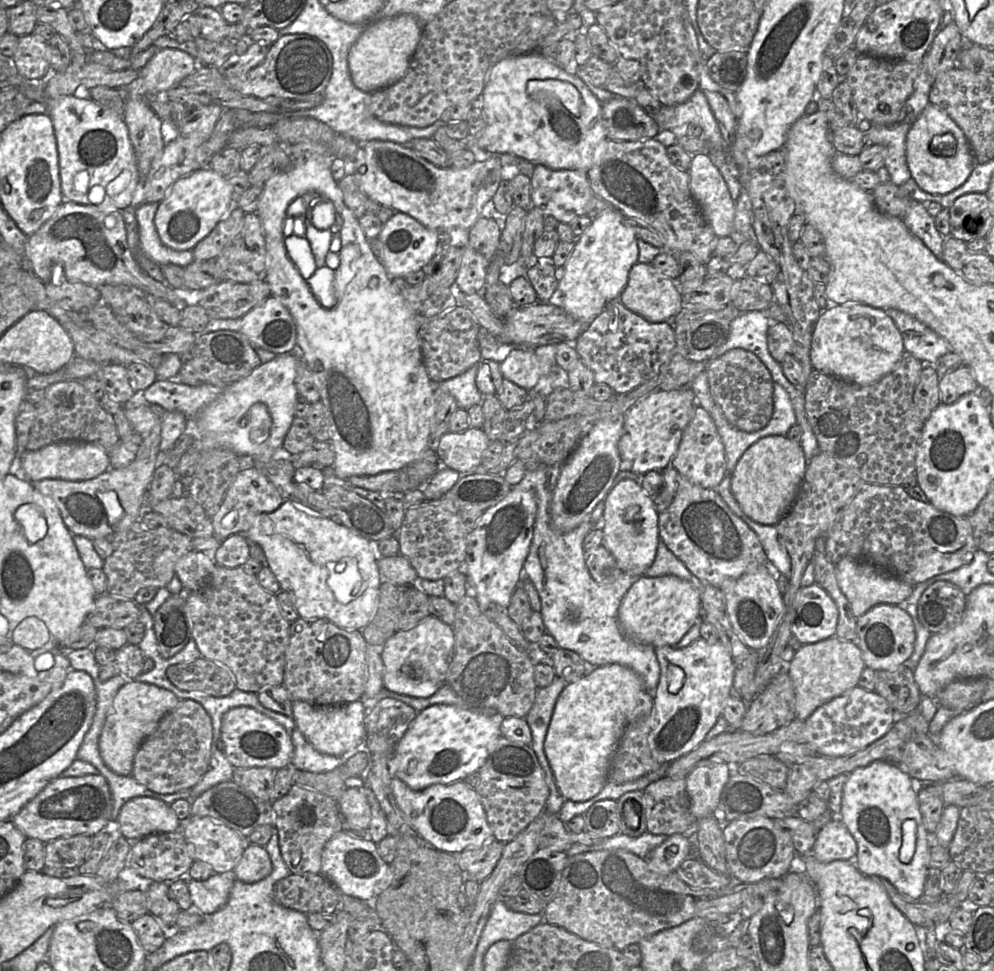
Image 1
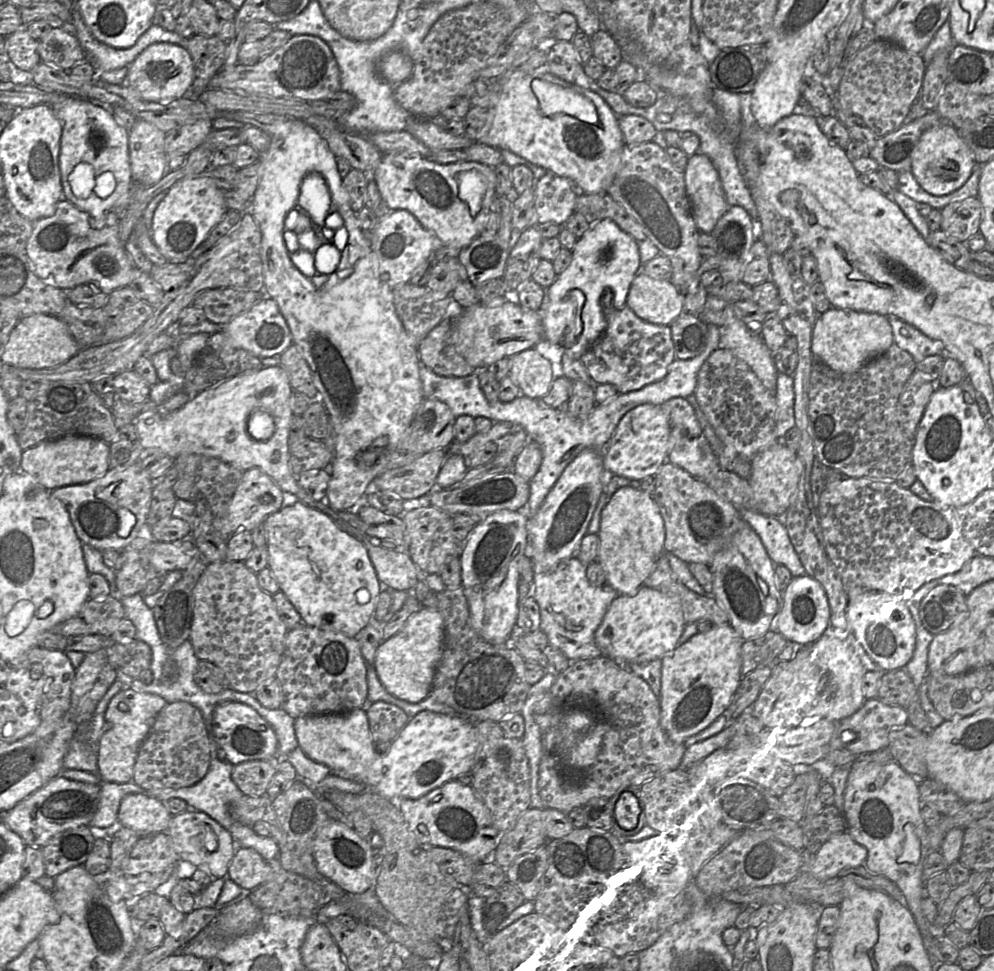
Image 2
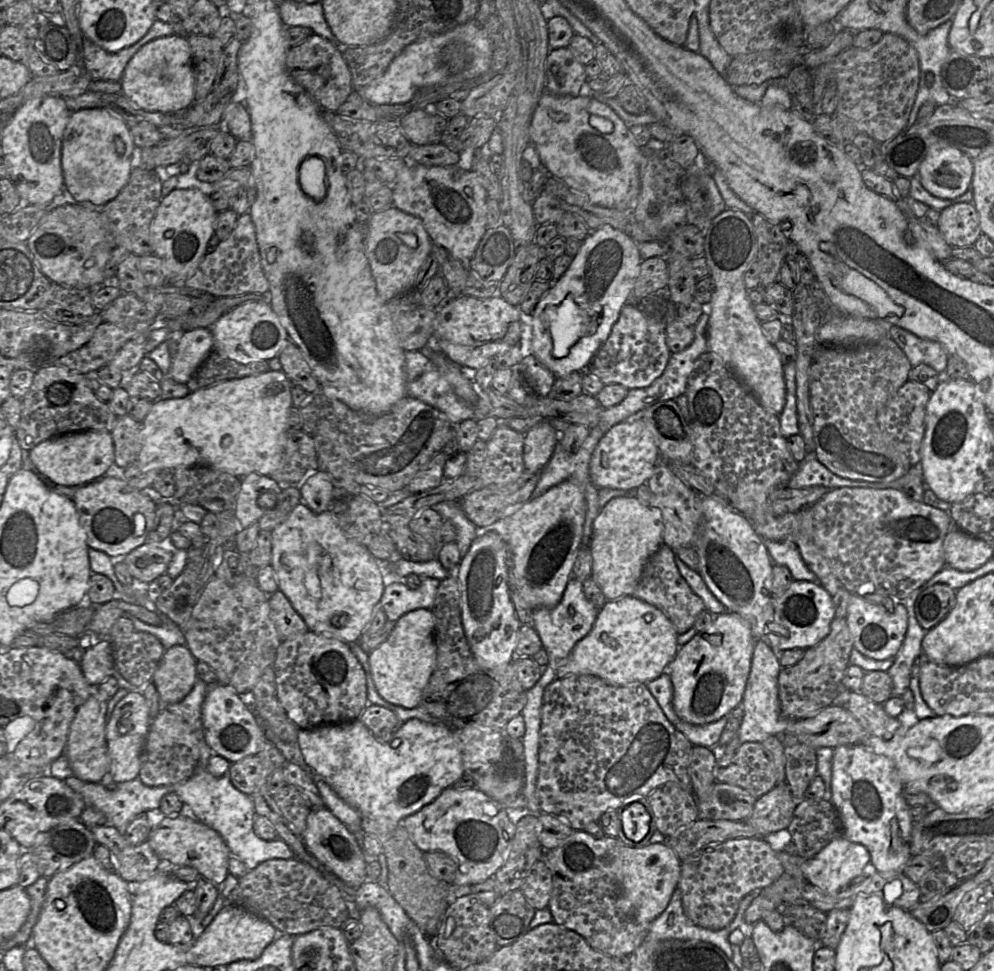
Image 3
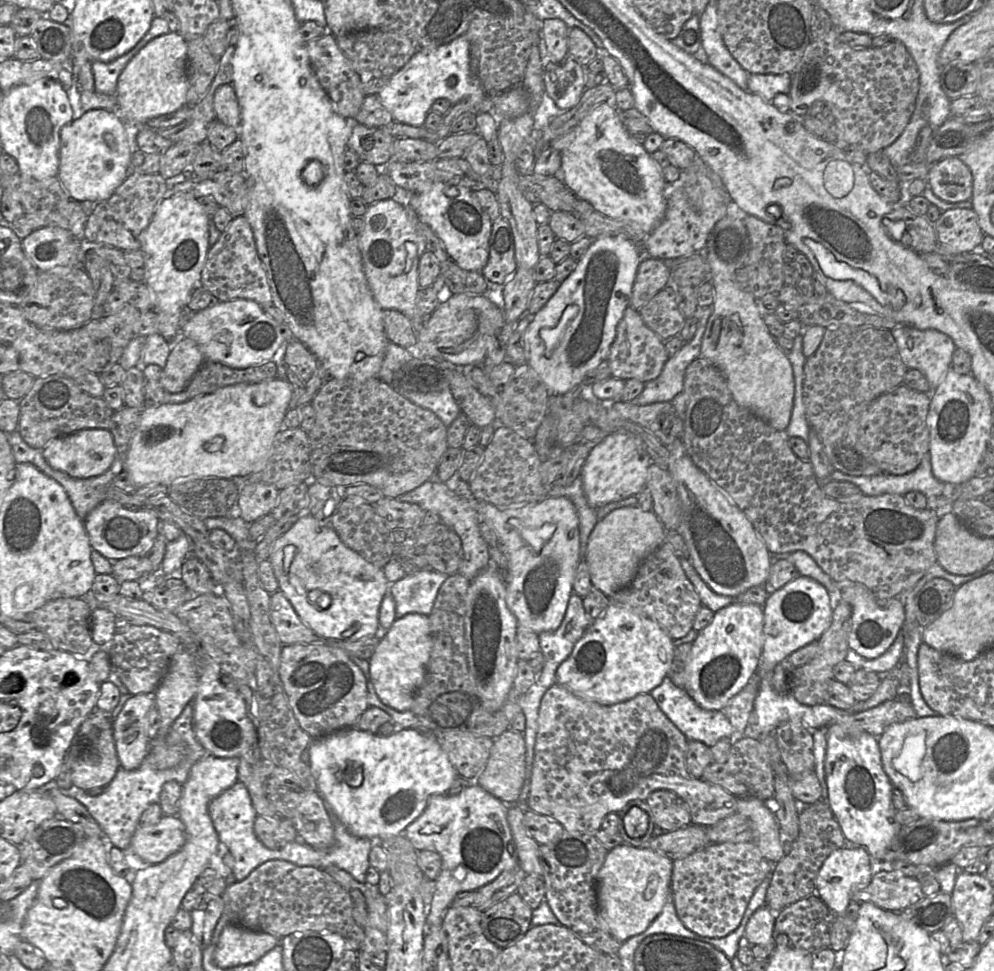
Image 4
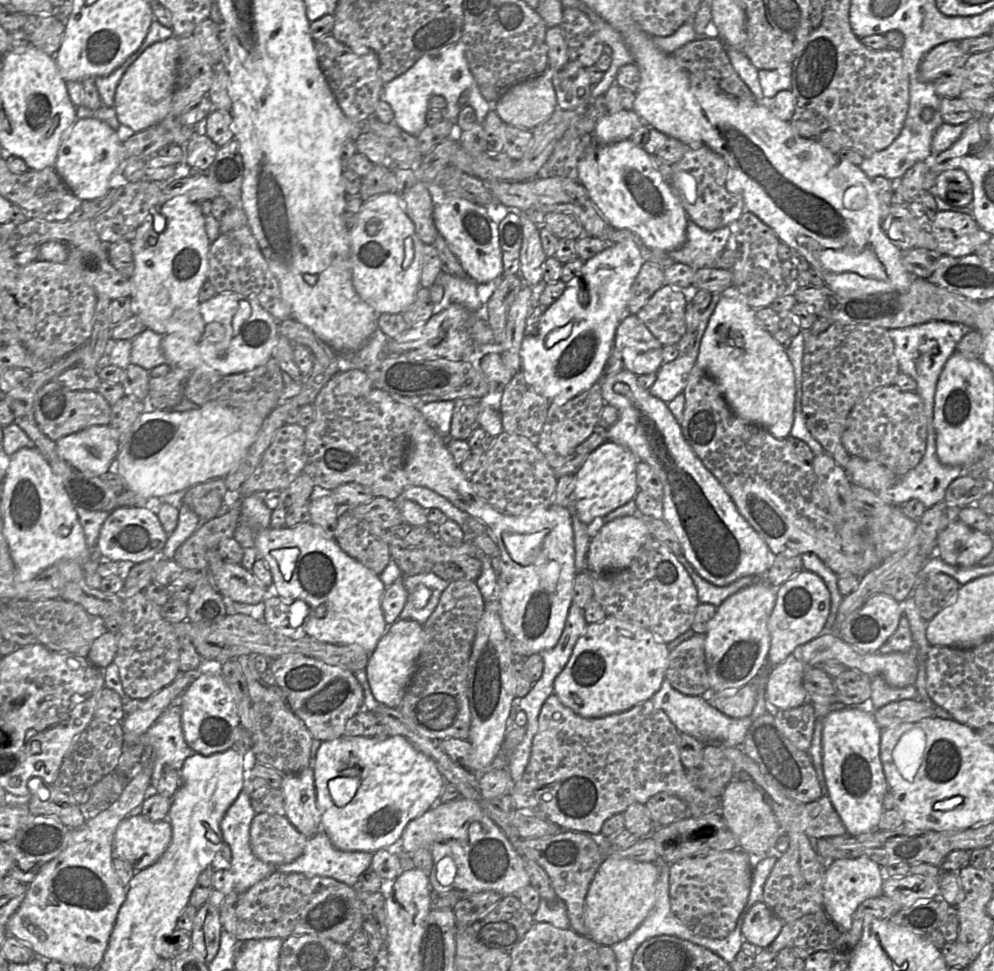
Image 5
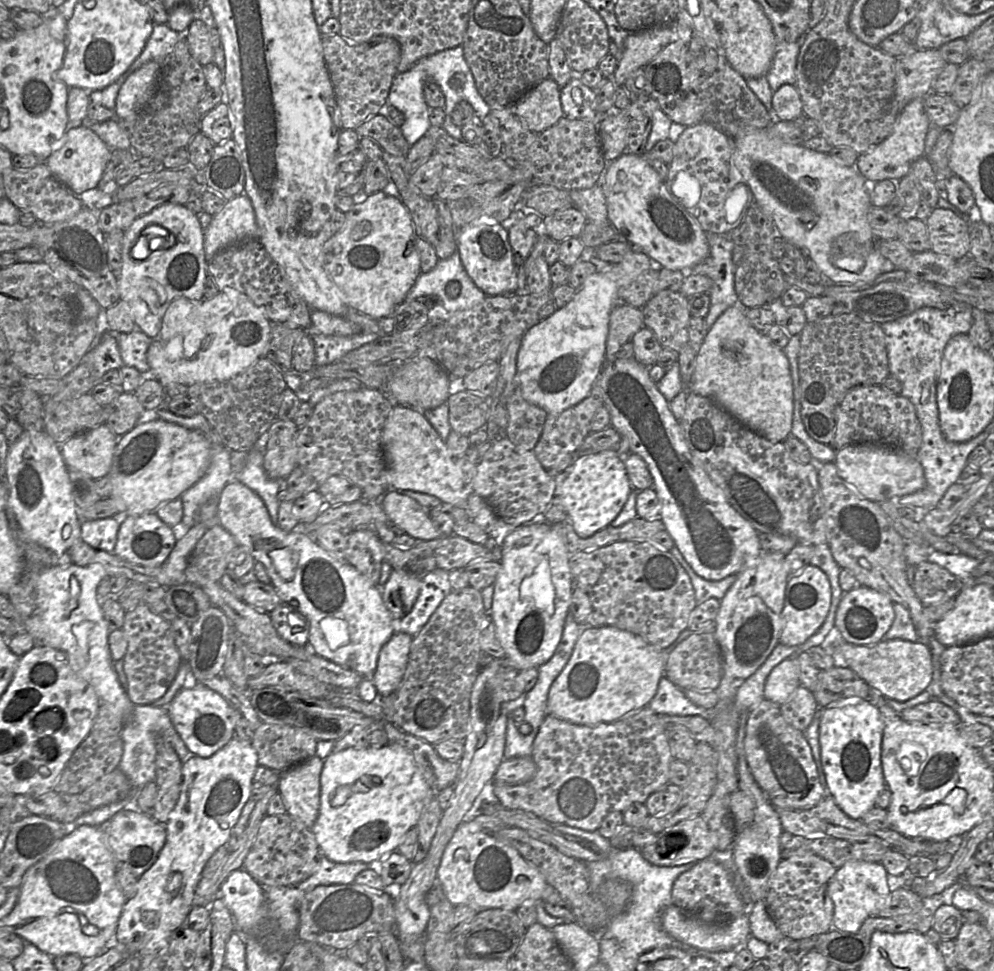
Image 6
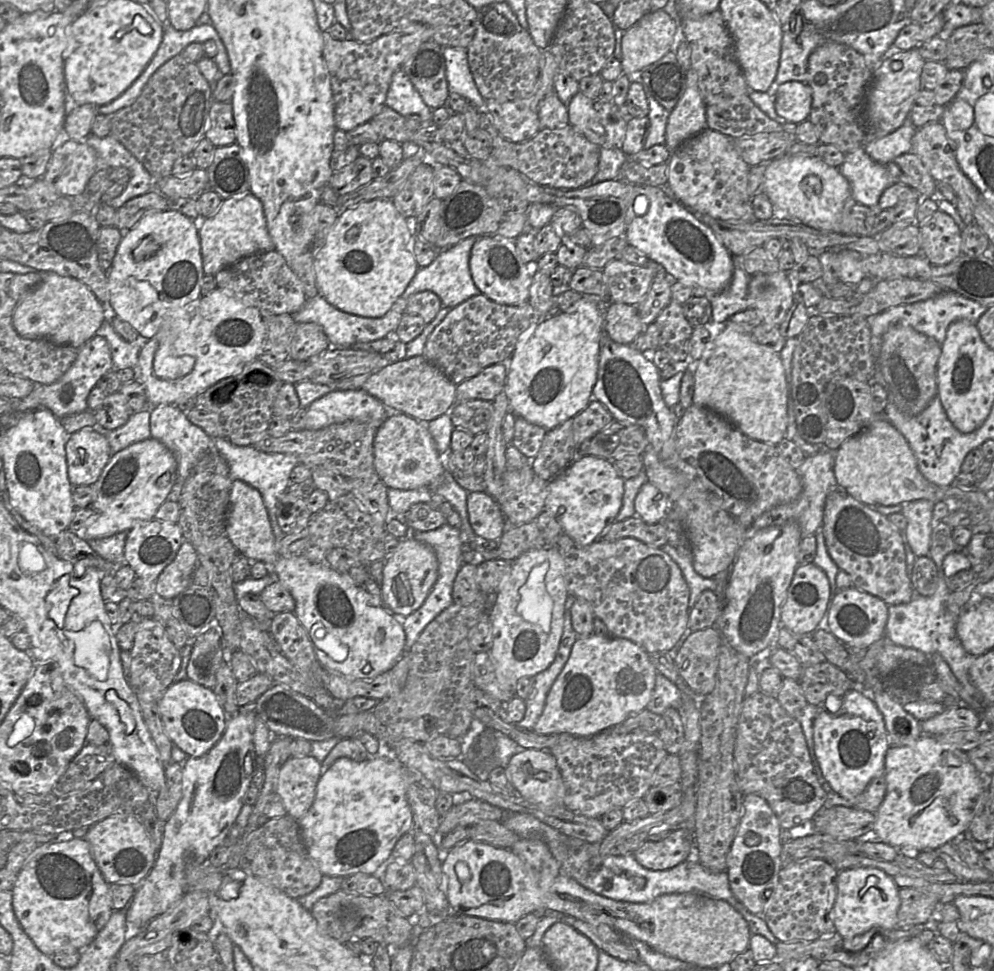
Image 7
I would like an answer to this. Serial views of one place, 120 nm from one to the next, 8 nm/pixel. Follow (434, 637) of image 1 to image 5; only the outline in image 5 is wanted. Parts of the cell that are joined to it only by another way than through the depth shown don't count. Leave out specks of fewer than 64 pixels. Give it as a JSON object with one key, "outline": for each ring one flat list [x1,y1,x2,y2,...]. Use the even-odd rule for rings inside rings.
{"outline":[[396,620,389,625,370,654,365,668,371,692,380,704,398,708,414,673,423,645,423,625,413,620]]}

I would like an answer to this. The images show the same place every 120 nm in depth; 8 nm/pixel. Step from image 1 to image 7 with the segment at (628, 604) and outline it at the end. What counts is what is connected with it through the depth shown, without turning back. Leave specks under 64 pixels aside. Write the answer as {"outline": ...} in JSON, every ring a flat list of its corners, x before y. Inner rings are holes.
{"outline":[[594,633,578,637,532,731,540,735,567,733,591,737,609,730,646,708,657,673,649,654,629,639]]}

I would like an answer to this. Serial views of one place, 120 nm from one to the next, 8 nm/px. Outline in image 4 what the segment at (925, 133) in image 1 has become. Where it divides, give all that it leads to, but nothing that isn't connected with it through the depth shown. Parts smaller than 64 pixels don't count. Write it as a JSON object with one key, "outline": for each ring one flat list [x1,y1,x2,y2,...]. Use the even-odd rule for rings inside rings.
{"outline":[[957,156,934,163,929,169,926,182,933,193,943,201,956,203,972,198,972,173]]}

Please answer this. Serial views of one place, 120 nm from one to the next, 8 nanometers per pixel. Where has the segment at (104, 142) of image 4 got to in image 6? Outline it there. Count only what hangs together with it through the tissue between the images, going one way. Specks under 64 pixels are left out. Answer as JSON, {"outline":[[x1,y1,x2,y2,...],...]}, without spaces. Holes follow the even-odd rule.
{"outline":[[83,125,68,129,66,137,66,142,58,143,46,164,61,183,79,196,98,186,112,151,95,132]]}

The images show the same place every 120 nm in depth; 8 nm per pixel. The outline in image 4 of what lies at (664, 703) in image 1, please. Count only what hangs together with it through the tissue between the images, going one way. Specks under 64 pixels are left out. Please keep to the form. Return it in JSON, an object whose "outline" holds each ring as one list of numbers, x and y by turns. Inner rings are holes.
{"outline":[[732,604,718,610,708,626,692,642,688,681,684,689,703,709,721,710,755,675,763,647,763,608,755,604]]}

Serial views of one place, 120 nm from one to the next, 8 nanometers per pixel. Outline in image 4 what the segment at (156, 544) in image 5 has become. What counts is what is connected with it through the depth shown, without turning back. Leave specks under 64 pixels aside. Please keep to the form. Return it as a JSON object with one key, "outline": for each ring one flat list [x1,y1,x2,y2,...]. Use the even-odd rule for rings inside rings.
{"outline":[[111,499,98,504,83,522,91,547,112,563,129,556,146,556,160,532,160,519,153,510,126,508]]}

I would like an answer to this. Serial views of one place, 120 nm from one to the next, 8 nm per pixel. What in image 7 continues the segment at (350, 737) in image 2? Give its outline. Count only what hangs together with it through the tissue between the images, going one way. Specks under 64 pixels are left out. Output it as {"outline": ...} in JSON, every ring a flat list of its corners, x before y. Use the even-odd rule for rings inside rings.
{"outline":[[372,756,364,761,342,757,335,760,320,776,314,802,298,823,306,850,323,875,373,874,384,861,391,859,397,841,412,829,413,815,407,800,404,765,396,757]]}

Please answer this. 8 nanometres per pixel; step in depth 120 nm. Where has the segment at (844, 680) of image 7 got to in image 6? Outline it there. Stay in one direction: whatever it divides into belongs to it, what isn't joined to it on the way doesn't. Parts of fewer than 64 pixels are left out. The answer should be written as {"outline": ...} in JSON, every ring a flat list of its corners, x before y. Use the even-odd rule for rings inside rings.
{"outline":[[848,667,820,670,812,694,818,707,848,698,870,698,870,686]]}

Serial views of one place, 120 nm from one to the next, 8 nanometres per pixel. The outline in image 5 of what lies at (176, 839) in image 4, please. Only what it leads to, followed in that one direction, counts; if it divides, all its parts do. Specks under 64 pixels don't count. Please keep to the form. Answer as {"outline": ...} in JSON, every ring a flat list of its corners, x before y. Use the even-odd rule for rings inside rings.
{"outline":[[143,814,132,815,115,831,113,858,118,857,140,871,157,862,171,841,172,826,168,820,153,822]]}

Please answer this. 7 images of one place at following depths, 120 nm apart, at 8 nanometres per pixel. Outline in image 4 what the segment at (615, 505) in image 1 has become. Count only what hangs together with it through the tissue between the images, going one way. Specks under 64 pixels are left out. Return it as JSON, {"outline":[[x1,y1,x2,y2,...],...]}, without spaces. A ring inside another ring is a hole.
{"outline":[[638,505,612,510,597,522,589,537,585,560,592,585,607,596,628,586,643,560,665,542,665,532,662,522,651,510,645,511]]}

